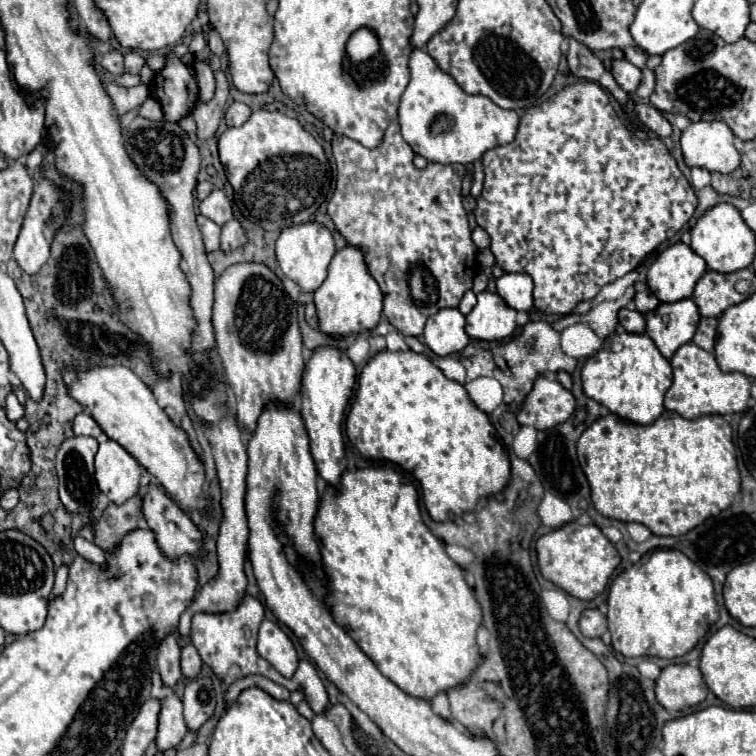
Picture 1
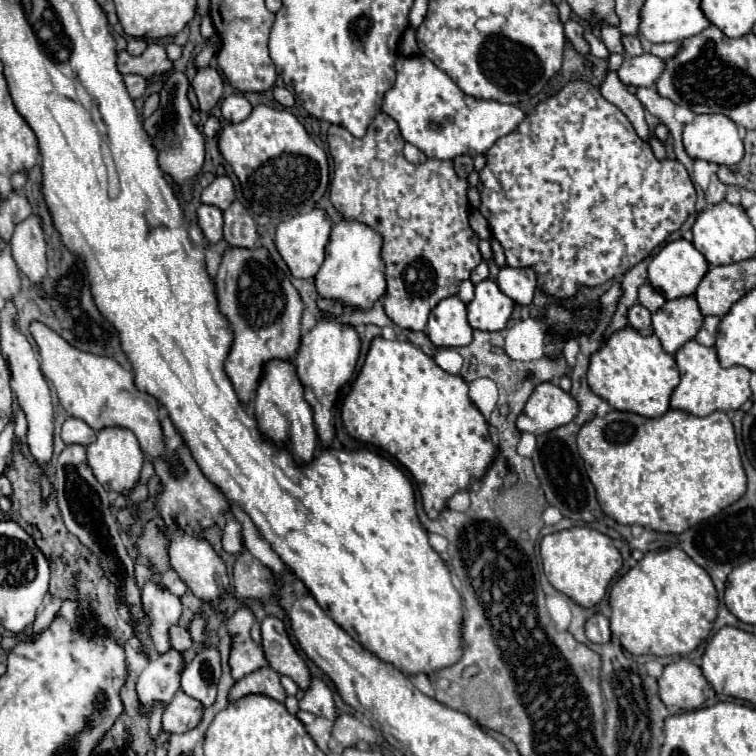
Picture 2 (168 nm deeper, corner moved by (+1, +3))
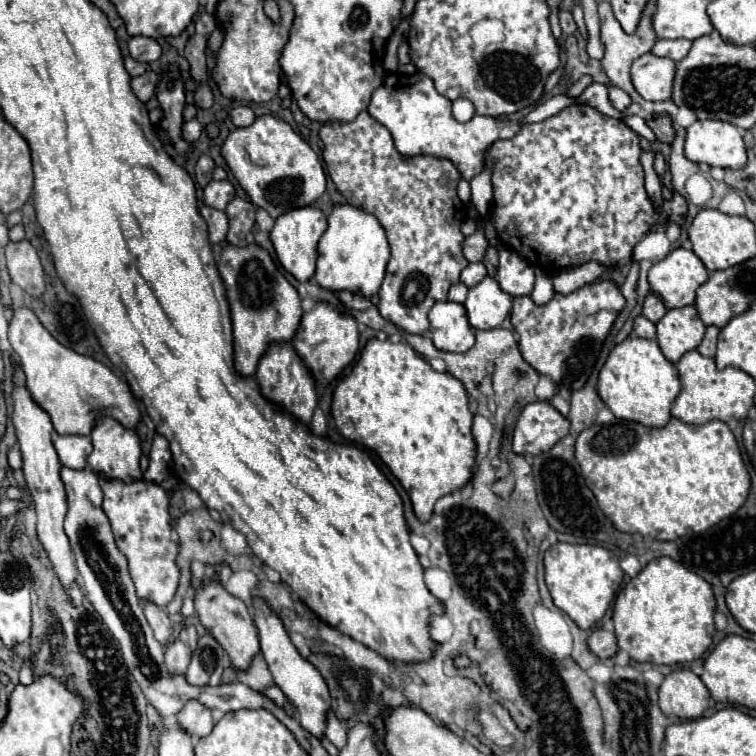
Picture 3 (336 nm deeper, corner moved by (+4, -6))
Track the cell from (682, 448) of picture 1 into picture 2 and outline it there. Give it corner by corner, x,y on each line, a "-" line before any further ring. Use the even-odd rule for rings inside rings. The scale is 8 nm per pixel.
670,409
662,417
656,417
656,419
646,419
646,417
636,415
636,413
610,411
608,415
594,417
586,425
582,425
582,429
578,431
578,453
584,459
586,473
588,473
590,481
592,481
592,485
596,489
596,499
598,499
602,511
608,517
612,517
612,519
616,519
618,523
624,523
624,525
638,523
638,525
644,525
644,527
650,527
650,529
662,531
662,533
682,533
682,531
694,527
696,523
720,513
722,509
726,509
728,505
738,501
742,497
742,493
746,491
746,473
744,473
744,467
742,467
742,461
740,461
734,427
732,427
730,419
726,417
726,413
722,413
722,411
714,411
712,415
706,415
706,417
694,417
694,415
686,413
686,411

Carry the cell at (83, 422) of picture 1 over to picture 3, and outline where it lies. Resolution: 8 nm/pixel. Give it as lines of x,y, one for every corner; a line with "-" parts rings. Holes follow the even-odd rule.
79,434
59,436
55,440
55,450
63,466
73,470
83,470
87,466
87,456
91,454
91,440

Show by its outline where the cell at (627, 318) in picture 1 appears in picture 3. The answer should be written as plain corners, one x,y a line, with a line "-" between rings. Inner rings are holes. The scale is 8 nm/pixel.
637,316
635,324
633,324
633,330
641,338
651,338
651,340
655,338
655,324
651,320
647,320
645,316

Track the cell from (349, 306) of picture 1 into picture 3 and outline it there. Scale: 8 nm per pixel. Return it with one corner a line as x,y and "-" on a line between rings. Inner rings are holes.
335,204
329,214
329,228
319,240
315,280
327,290
349,290
367,298
379,292
389,262
389,244
379,220
353,204

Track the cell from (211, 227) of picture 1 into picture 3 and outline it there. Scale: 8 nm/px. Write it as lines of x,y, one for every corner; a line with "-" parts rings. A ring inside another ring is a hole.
203,206
201,208
201,216
205,218
207,226
209,226
209,240
213,244
217,242
223,242
225,236
227,236
227,230
229,230
229,220
227,220
227,214
221,212
221,210
215,210
211,206

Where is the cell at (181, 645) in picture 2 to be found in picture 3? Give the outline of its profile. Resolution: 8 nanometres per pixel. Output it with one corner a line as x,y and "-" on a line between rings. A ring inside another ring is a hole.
139,600
139,604
141,604
141,608
143,608
143,614
145,614
145,618
147,618
147,622
149,622
155,638
157,638
161,644
165,644
167,638
169,638
171,632
173,632
173,624
171,624
165,608
155,606
155,604
151,604
149,600

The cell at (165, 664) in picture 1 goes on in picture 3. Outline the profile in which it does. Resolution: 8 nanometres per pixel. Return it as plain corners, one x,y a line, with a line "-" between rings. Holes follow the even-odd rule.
101,480
101,488
105,494
101,508
109,518
117,548
125,554
129,562
129,574
135,584
137,596
147,598
149,602
155,602
157,606
167,606
177,592
179,576
181,576
179,566
175,562
179,554
179,542
171,540
173,526
171,526
167,492
159,484
147,482
147,480
139,480
139,482
-
139,484
147,484
151,488
139,490
137,488
-
135,492
137,492
137,500
135,500
-
139,492
141,492
141,498
139,498

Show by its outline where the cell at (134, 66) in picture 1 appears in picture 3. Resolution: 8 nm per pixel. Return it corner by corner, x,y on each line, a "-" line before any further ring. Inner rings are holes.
133,36
129,40
129,54
139,62
155,62
161,56
161,50
157,40
145,36

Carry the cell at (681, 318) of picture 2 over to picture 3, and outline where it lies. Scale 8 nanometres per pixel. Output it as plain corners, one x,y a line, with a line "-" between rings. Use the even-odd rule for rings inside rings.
683,306
669,310
659,322
657,322
657,344
663,350
665,358
673,364
679,362
679,358
695,350
705,336
705,324
701,322
695,306

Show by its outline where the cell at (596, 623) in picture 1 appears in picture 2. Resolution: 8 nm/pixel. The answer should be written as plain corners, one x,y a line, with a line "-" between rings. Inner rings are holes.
594,613
588,621
586,621
586,637
592,643
608,643
610,641
610,622
608,617
604,617
602,613

